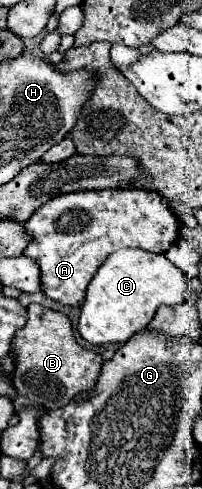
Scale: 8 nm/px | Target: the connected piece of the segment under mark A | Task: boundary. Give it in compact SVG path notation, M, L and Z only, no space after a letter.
M103 189L75 191L45 203L25 223L33 241L23 255L35 259L43 273L43 291L63 305L79 305L99 265L117 249L135 247L165 253L179 237L179 221L153 191Z

